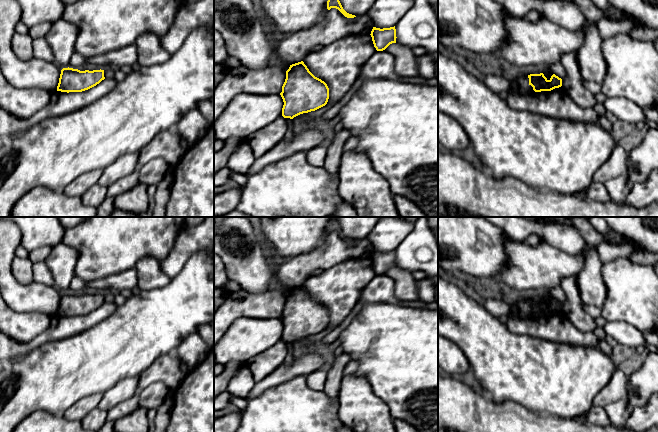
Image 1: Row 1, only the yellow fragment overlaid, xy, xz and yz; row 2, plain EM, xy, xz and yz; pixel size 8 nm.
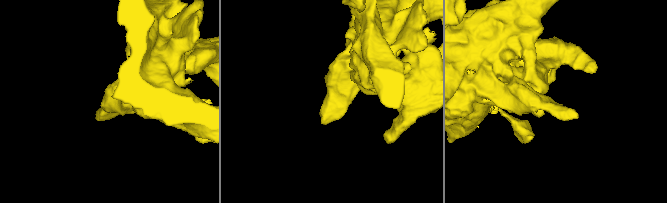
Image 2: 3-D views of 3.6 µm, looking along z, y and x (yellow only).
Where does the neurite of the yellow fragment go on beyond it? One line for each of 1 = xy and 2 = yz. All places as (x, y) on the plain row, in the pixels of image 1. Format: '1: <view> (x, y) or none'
1: none
2: none

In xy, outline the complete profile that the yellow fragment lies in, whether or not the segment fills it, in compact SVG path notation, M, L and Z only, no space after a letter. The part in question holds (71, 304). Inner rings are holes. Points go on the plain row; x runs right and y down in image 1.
M73 292L61 294L57 315L82 316L88 314L104 304L104 294L80 295Z

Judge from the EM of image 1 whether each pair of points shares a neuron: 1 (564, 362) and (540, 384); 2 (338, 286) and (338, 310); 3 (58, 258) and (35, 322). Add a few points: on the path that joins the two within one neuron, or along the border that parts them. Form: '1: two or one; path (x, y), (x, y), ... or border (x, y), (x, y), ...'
1: one; path (558, 368), (546, 378)
2: one; path (338, 292), (338, 304)
3: two; border (54, 286), (60, 292)

